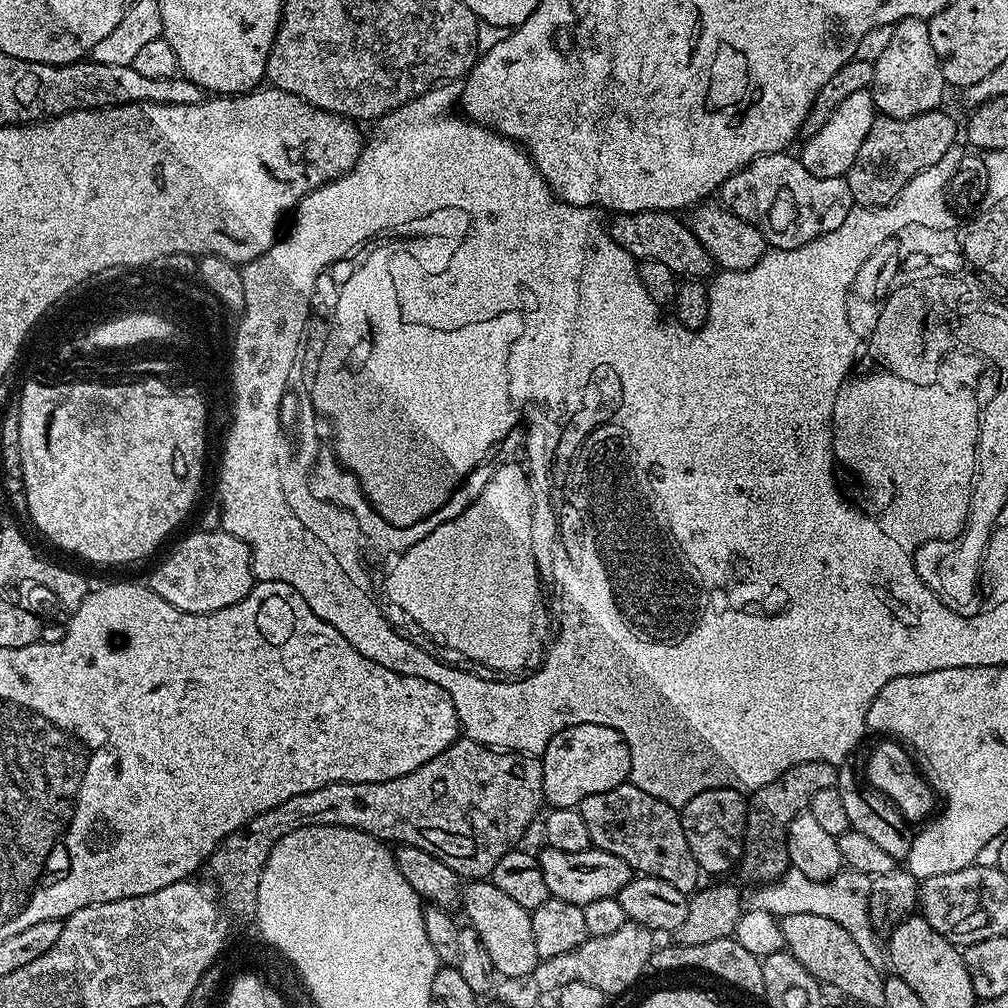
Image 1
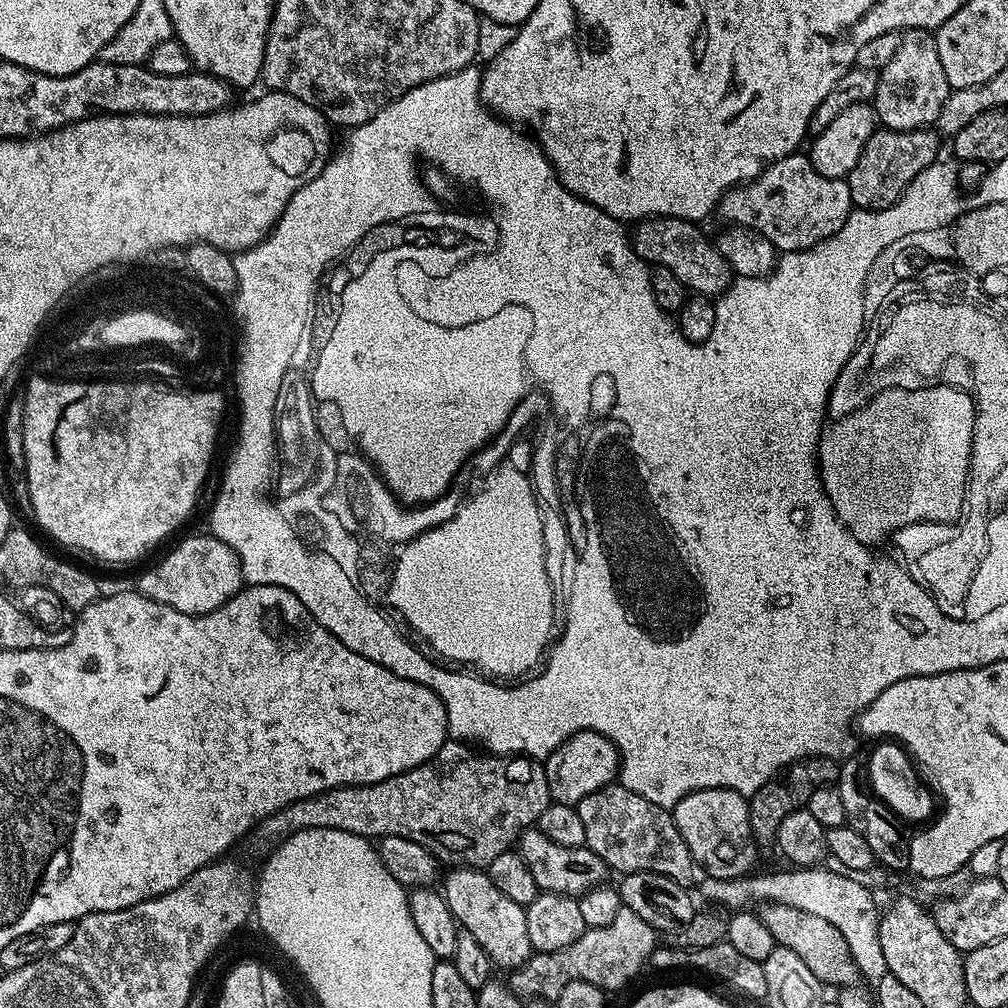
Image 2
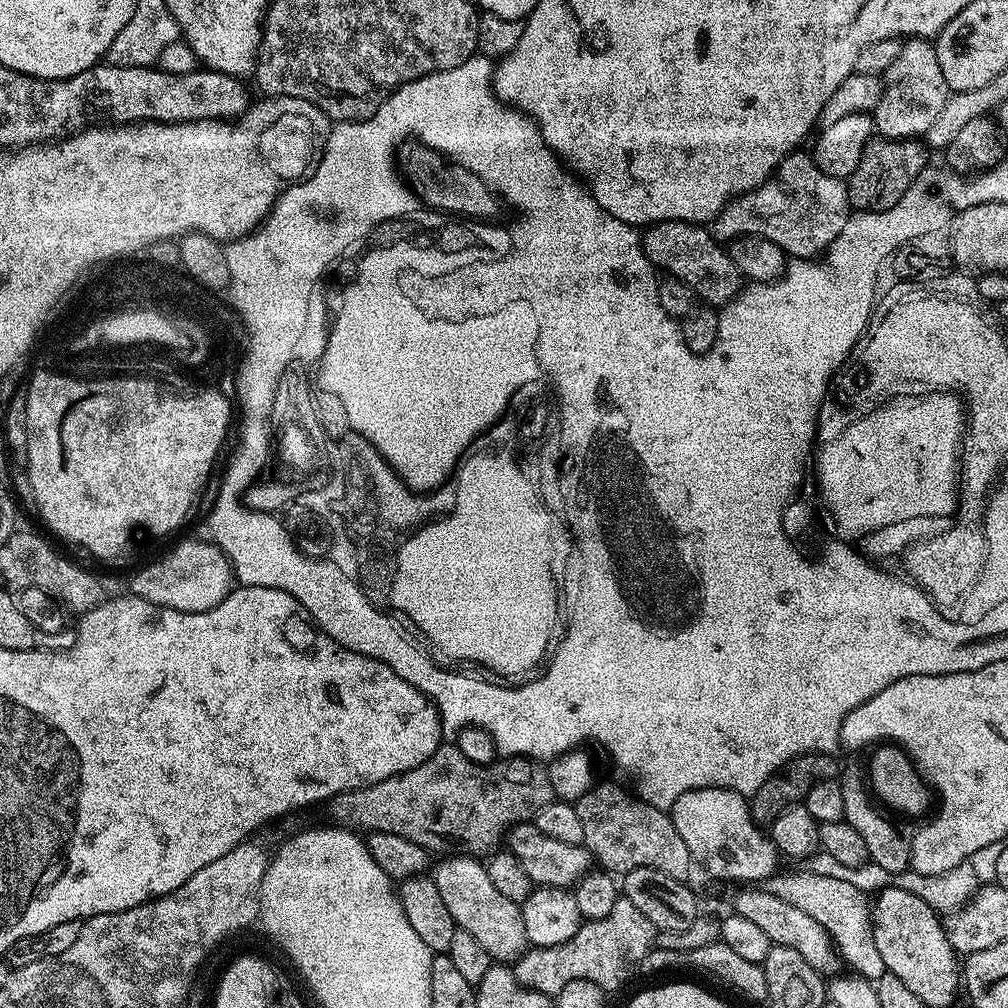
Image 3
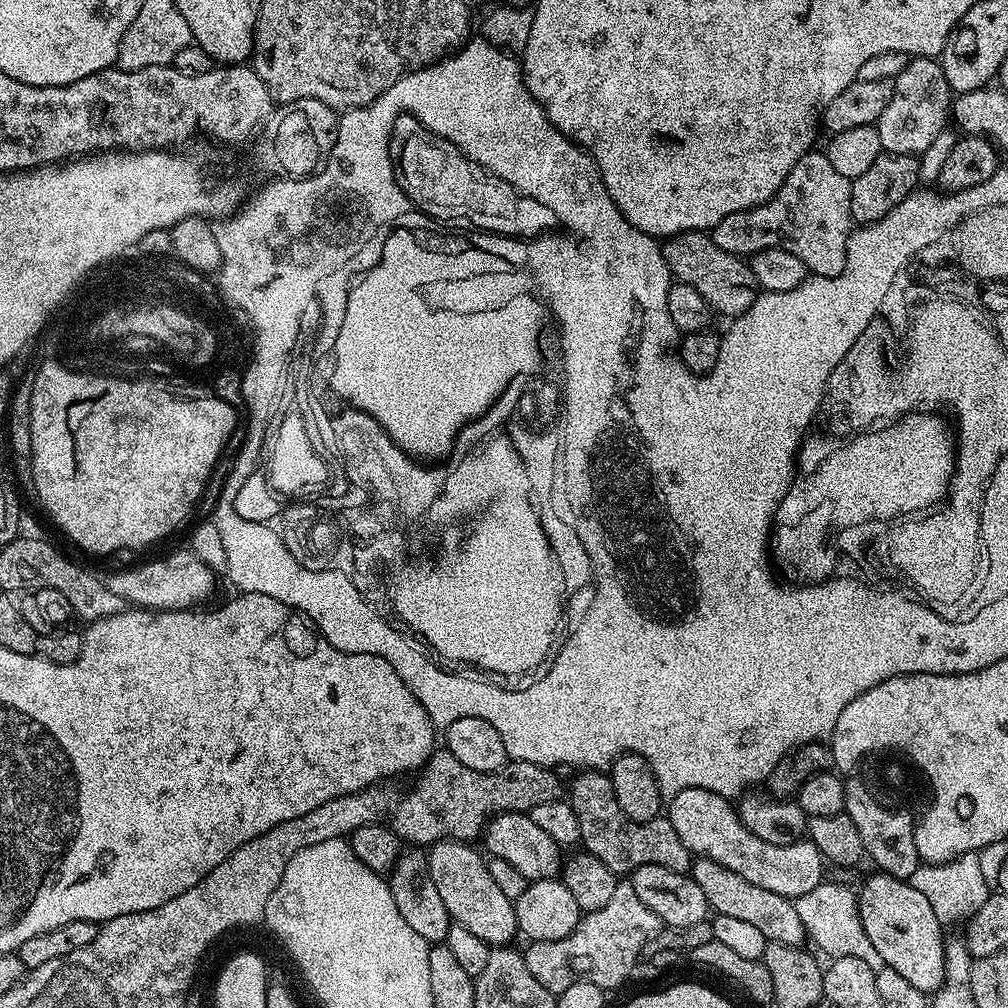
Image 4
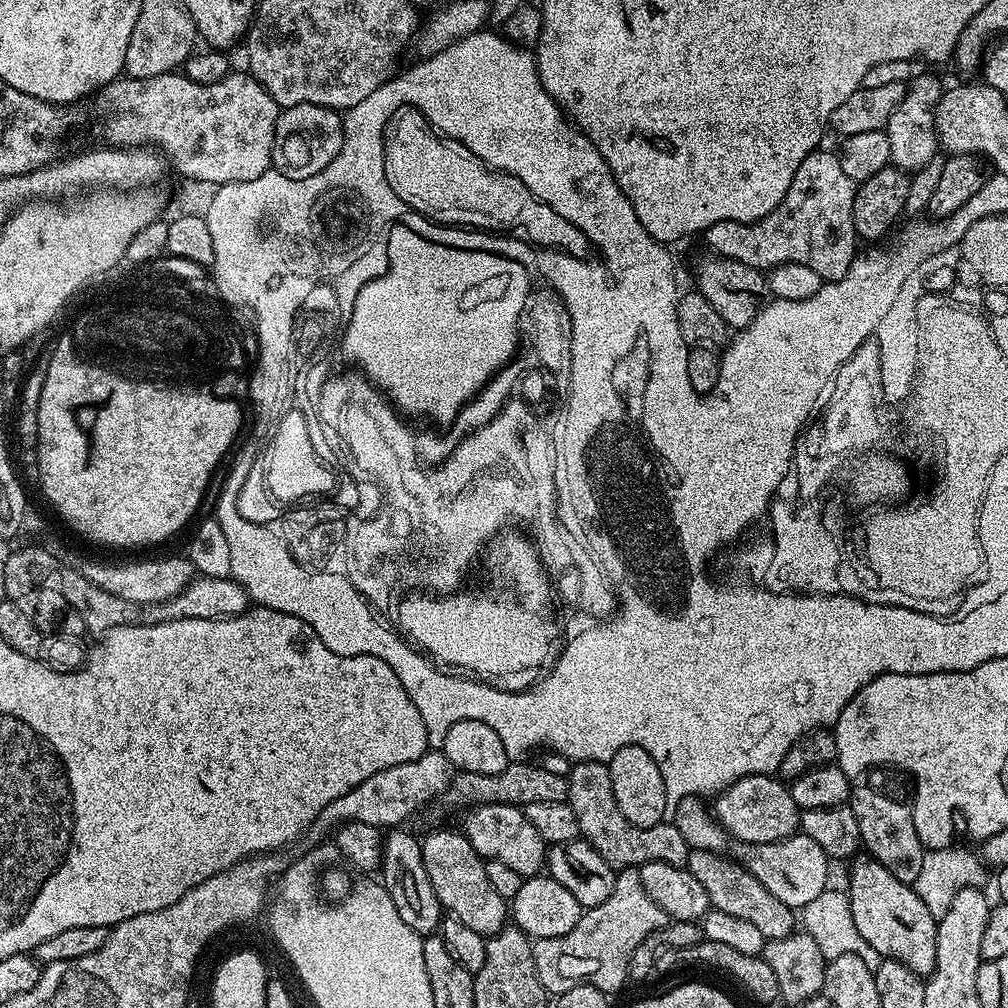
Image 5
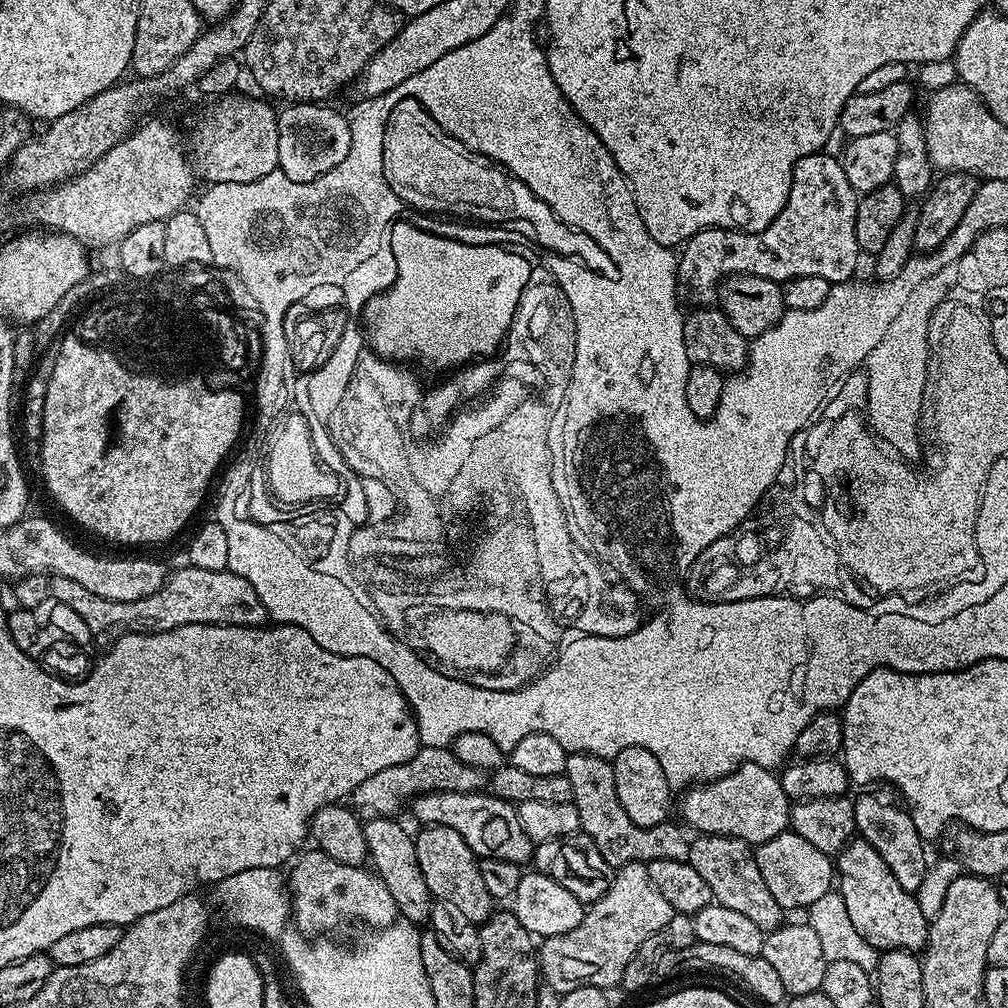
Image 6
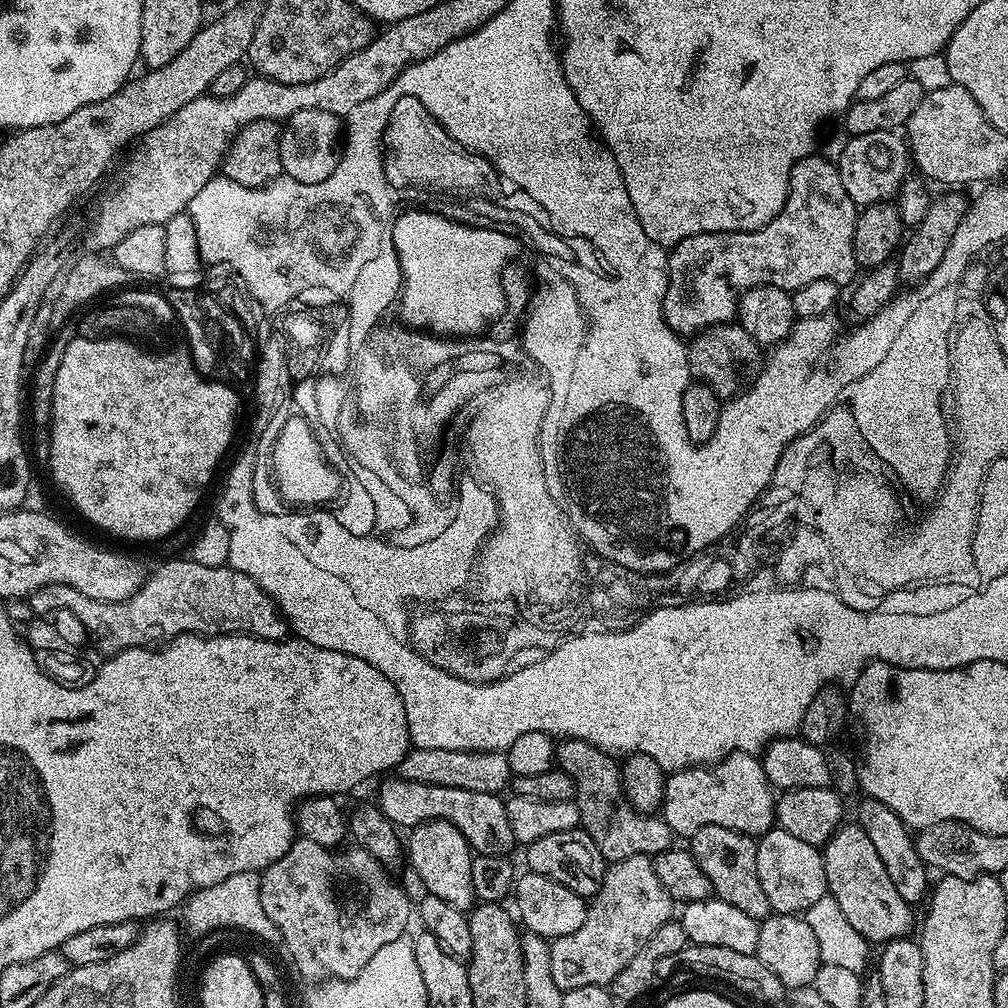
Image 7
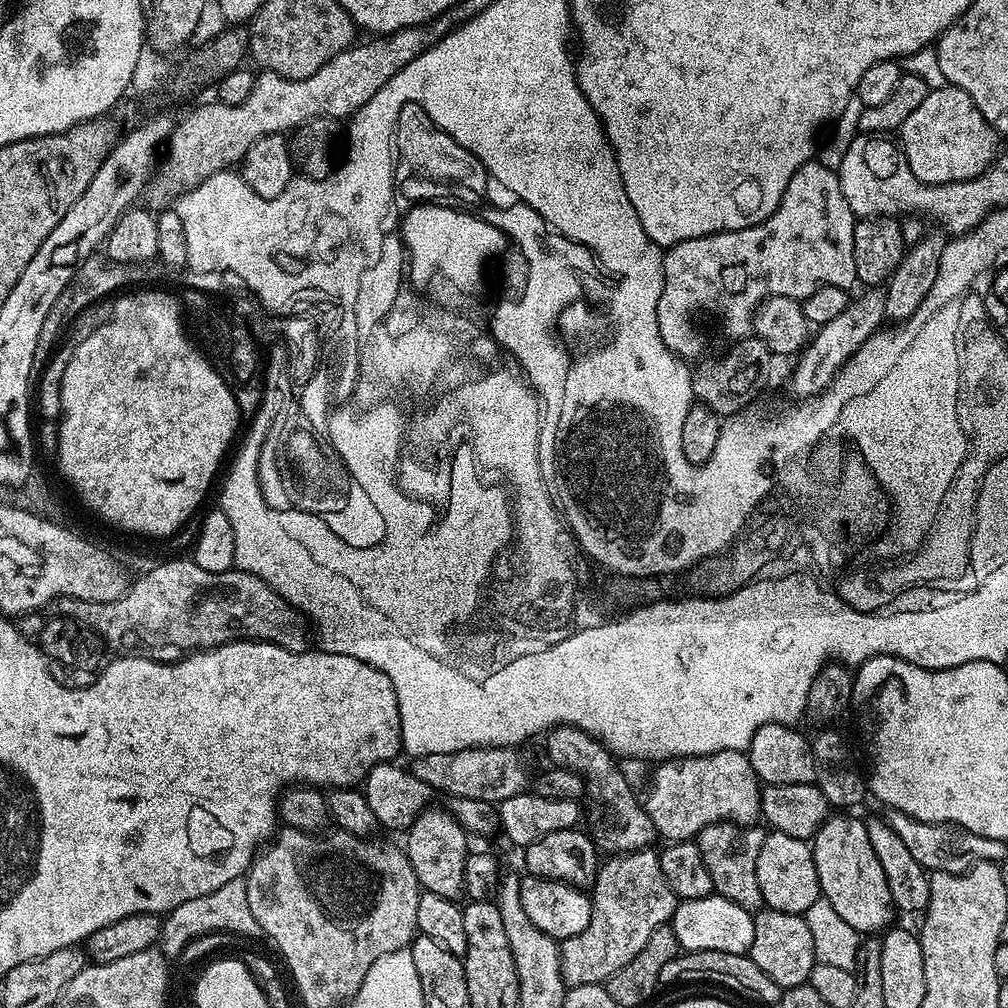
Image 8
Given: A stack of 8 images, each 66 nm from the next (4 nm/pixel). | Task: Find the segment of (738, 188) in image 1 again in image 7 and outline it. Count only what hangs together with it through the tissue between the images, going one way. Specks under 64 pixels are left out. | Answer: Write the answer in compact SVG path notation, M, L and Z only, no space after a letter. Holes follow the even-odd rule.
M820 154L802 158L790 174L788 197L782 210L757 232L703 232L671 245L668 252L668 285L662 297L665 322L680 338L691 338L698 330L714 324L727 324L738 316L735 307L728 308L728 295L739 294L763 284L785 288L790 294L806 282L829 280L841 286L851 285L858 276L854 258L854 226L858 205L842 186L840 169L835 163L823 160Z

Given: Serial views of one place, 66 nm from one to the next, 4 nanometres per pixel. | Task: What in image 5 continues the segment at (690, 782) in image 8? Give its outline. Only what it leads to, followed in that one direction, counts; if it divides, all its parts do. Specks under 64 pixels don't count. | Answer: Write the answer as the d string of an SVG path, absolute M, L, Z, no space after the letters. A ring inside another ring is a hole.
M772 774L742 778L719 793L714 803L714 816L720 827L742 844L769 844L785 840L787 836L797 835L800 826L802 810L794 802L789 785Z

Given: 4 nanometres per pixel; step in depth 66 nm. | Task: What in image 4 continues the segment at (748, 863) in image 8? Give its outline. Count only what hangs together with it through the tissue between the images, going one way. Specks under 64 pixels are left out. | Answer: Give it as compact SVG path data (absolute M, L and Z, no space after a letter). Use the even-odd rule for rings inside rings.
M693 859L690 875L694 878L694 882L698 882L702 894L706 894L706 902L715 915L738 918L750 926L755 926L769 942L774 944L799 948L805 943L806 933L802 926L802 918L798 918L798 910L789 897L779 896L770 890L762 890L762 886L746 882L742 874L734 874L734 870L718 866L718 862Z

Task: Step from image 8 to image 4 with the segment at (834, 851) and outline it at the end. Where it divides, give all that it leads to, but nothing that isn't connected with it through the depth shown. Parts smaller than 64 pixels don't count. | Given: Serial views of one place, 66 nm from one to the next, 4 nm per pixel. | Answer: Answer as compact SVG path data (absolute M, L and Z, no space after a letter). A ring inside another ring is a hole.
M877 871L861 888L858 888L856 901L858 902L858 914L862 918L862 930L866 930L866 938L882 954L884 967L890 970L898 970L906 982L910 982L918 990L935 994L944 981L946 962L944 961L944 942L946 939L945 925L941 924L933 907L925 899L920 891L914 890L907 880L899 880L893 876L887 876L885 872Z

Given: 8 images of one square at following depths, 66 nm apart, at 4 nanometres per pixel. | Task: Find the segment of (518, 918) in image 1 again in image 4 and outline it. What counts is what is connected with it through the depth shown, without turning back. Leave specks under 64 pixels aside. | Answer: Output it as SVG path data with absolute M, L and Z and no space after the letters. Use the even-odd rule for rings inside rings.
M439 840L431 845L426 852L430 878L434 878L434 887L455 923L466 926L489 946L511 945L518 936L515 903L490 878L485 857L472 848L475 847L471 843L459 840Z

